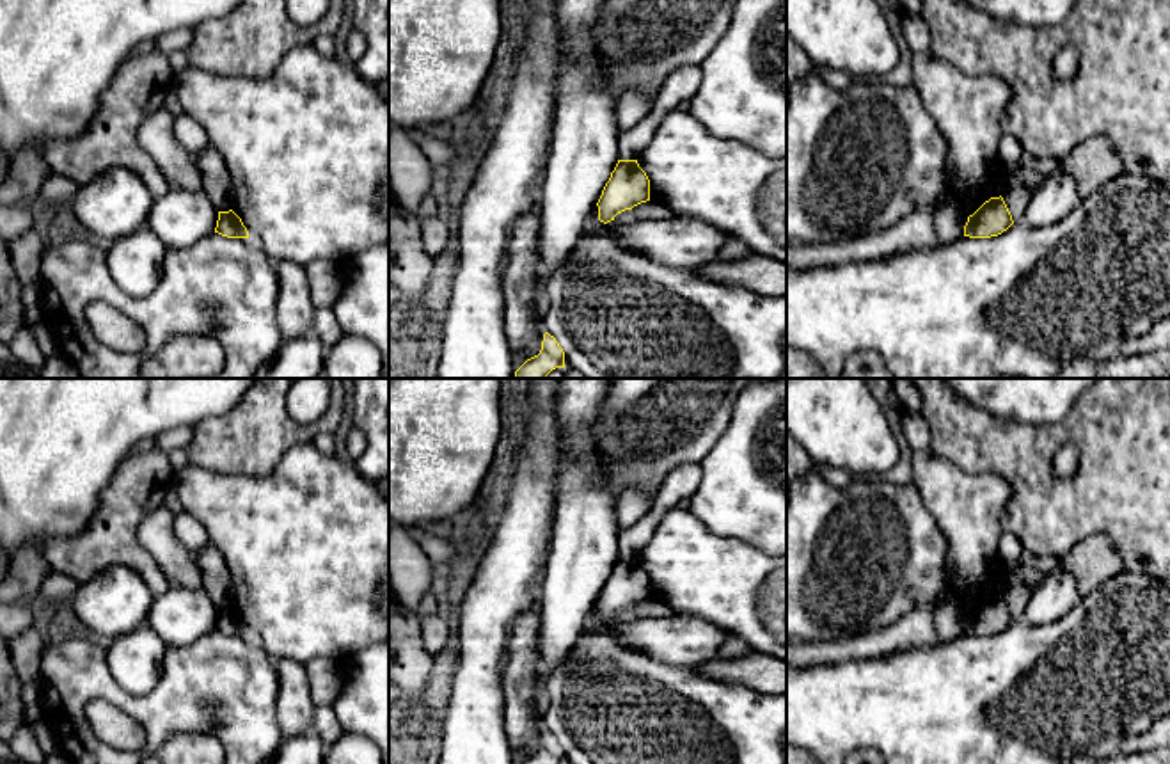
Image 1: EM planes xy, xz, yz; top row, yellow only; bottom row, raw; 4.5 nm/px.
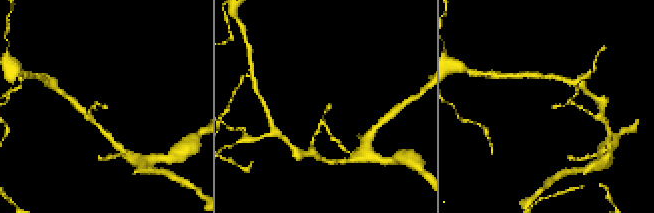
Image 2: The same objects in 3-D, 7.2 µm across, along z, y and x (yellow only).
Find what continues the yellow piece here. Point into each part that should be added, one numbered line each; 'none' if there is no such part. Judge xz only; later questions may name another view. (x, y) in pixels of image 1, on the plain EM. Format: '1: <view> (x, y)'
none

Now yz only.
none

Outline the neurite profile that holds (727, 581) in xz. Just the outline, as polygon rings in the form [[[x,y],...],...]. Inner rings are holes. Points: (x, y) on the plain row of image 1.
[[[673,508],[637,561],[671,613],[700,617],[742,638],[755,652],[787,661],[787,554],[765,553],[737,537],[717,537],[691,512]]]

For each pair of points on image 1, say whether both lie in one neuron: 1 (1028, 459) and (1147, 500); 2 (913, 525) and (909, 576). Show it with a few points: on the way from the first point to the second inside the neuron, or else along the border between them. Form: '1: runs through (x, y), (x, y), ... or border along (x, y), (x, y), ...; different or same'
1: runs through (1055, 489), (1066, 500), (1117, 500); same
2: runs through (911, 537), (909, 564); same

